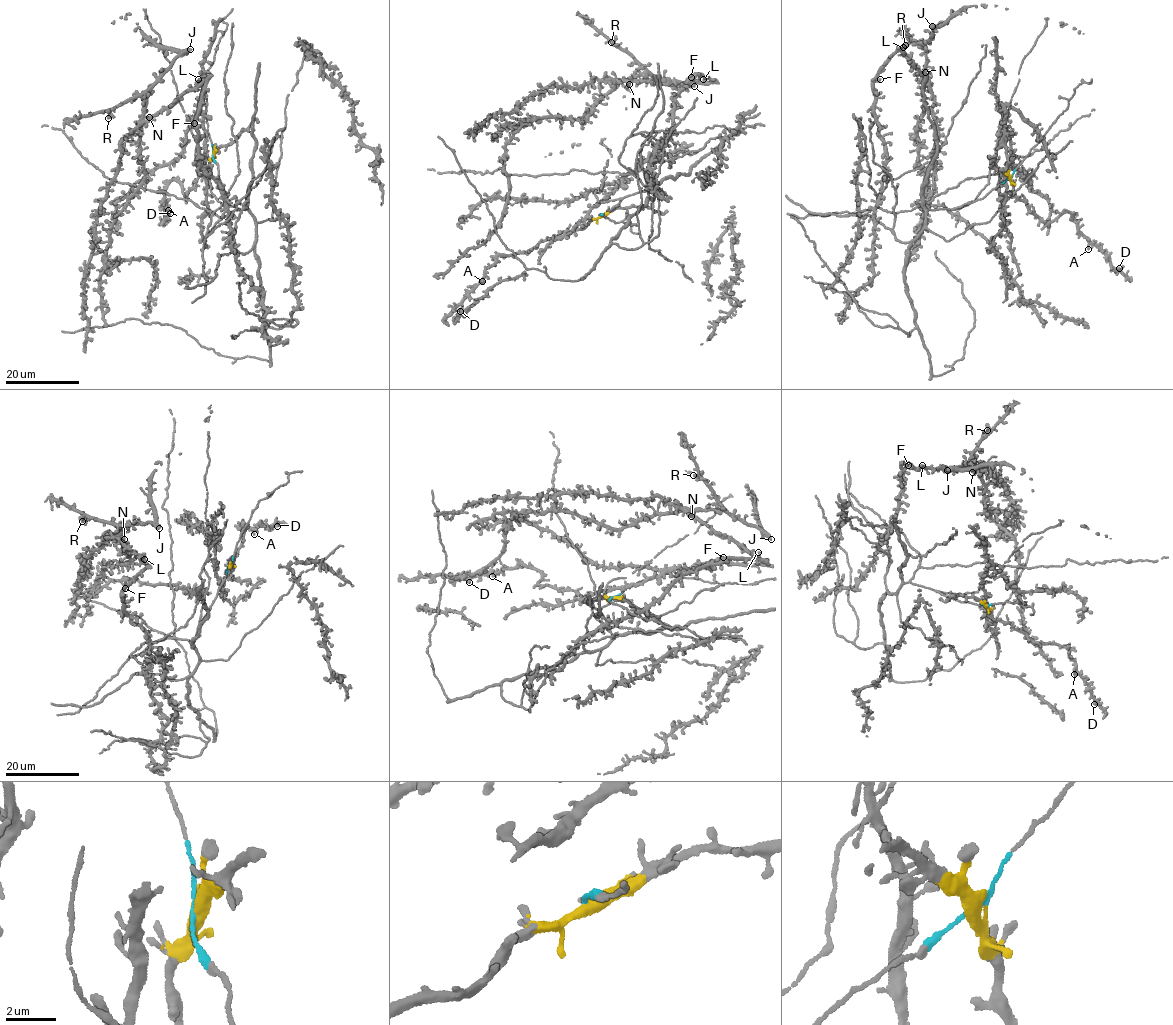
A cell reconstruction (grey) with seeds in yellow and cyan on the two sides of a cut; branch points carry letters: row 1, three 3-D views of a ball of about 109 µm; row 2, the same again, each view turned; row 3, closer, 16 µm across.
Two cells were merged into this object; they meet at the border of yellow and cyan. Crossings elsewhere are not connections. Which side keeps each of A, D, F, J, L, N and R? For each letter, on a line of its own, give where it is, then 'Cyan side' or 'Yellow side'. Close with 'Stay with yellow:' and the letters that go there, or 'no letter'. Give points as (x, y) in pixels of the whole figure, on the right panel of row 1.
A: Place: (1088, 249). Yellow side
D: Place: (1119, 268). Yellow side
F: Place: (880, 79). Cyan side
J: Place: (932, 26). Cyan side
L: Place: (903, 47). Cyan side
N: Place: (925, 72). Cyan side
R: Place: (905, 45). Cyan side
Stay with yellow: A, D

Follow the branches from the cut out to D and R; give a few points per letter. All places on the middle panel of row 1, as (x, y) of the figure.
D: (600, 216), (585, 227), (565, 231), (525, 252), (499, 255), (485, 270), (482, 281), (454, 310), (461, 311)
R: (600, 215), (652, 190), (611, 244), (658, 235), (649, 166), (711, 80), (624, 81), (644, 66), (611, 42)

